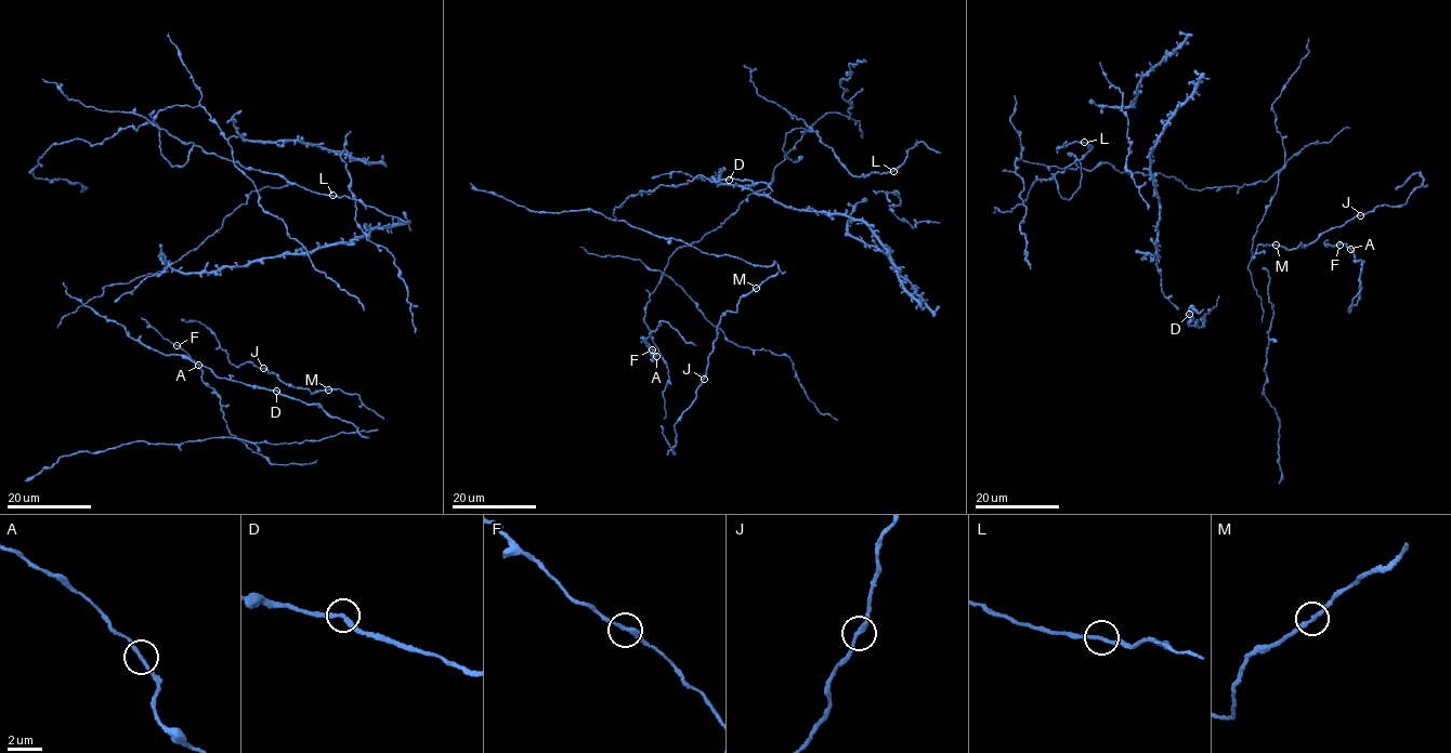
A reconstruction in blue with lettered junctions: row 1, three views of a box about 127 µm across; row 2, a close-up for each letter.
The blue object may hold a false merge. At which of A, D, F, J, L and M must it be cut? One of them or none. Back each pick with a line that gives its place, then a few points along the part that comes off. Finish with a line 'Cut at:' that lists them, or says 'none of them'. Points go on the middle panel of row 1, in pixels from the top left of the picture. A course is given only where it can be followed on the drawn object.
Cut at: none of them

